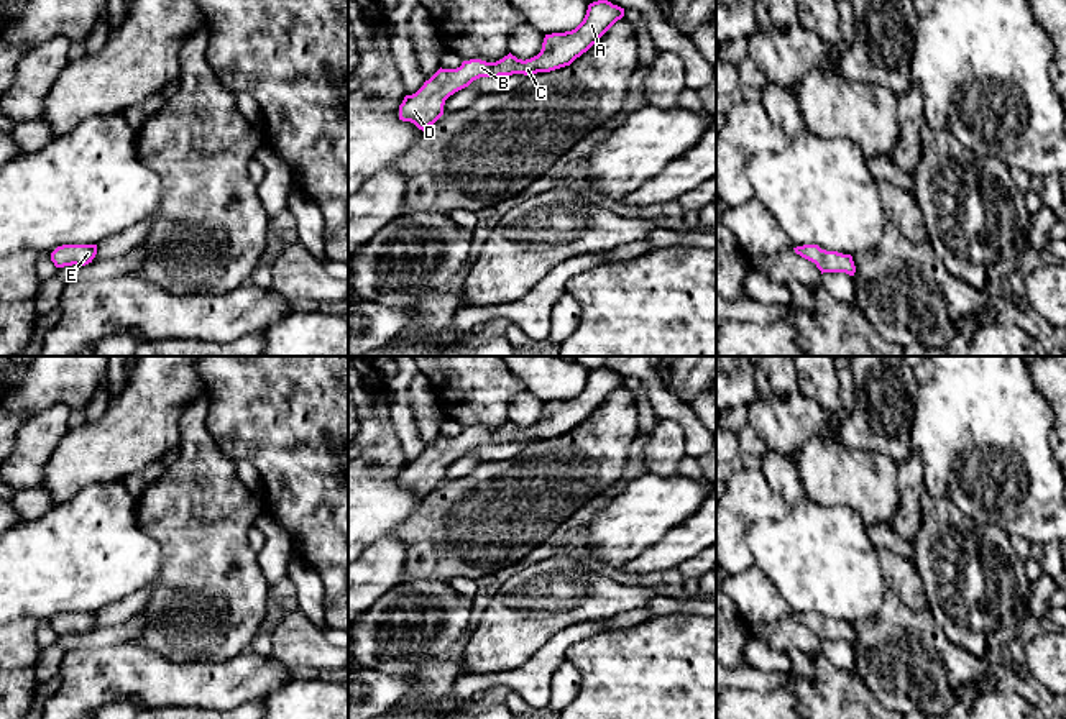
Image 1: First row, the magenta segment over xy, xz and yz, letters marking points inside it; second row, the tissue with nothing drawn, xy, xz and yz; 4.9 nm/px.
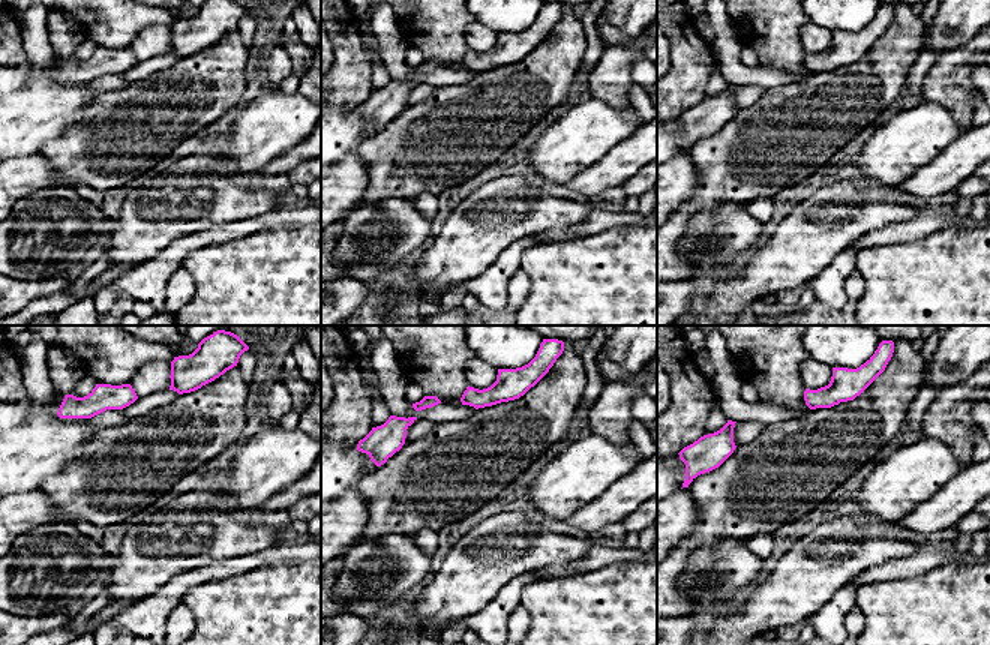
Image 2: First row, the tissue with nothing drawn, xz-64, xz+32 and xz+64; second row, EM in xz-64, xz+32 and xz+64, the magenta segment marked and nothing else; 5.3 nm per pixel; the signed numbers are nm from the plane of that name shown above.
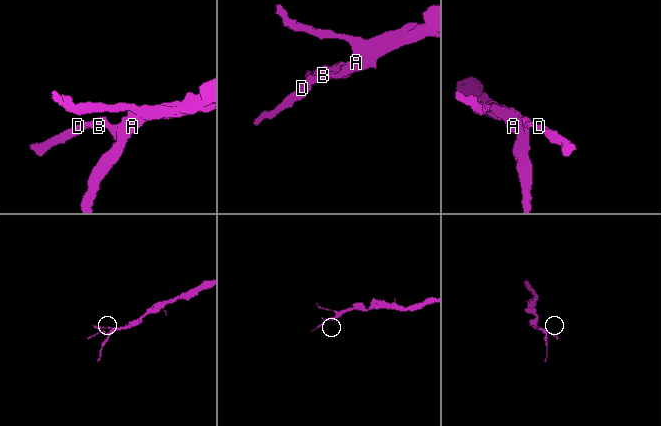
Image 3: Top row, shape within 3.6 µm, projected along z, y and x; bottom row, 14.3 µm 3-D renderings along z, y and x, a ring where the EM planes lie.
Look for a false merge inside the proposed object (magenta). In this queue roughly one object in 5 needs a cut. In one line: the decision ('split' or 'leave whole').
leave whole

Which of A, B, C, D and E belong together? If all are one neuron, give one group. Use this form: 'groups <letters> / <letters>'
groups A B C D E

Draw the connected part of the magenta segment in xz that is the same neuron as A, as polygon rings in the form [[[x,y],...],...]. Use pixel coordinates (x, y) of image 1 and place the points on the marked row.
[[[598,0],[588,5],[583,21],[575,30],[545,34],[540,53],[531,59],[522,61],[509,53],[496,62],[470,59],[457,69],[440,67],[416,94],[404,97],[399,120],[425,131],[443,115],[445,100],[480,77],[532,76],[570,66],[623,16],[624,8]]]

